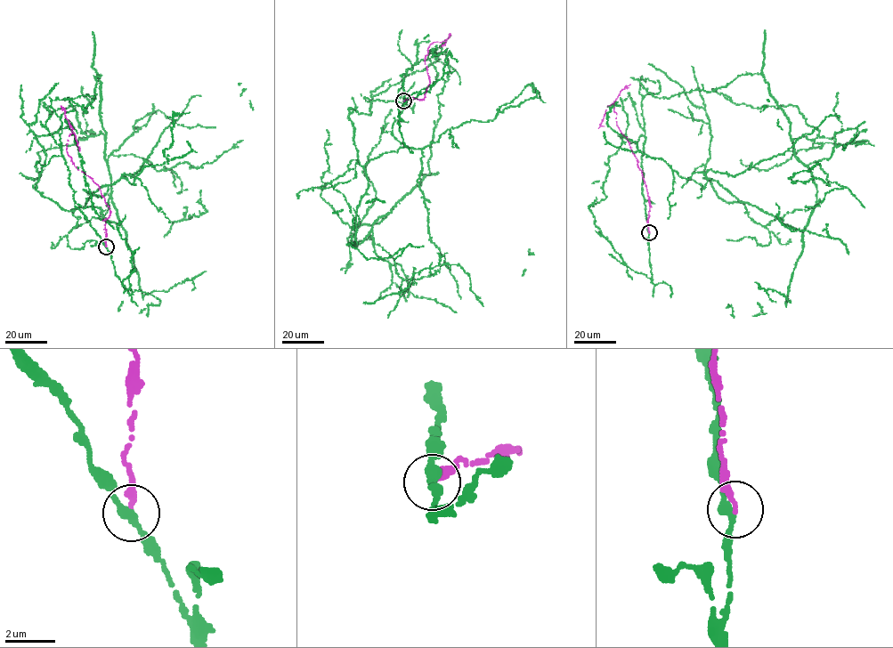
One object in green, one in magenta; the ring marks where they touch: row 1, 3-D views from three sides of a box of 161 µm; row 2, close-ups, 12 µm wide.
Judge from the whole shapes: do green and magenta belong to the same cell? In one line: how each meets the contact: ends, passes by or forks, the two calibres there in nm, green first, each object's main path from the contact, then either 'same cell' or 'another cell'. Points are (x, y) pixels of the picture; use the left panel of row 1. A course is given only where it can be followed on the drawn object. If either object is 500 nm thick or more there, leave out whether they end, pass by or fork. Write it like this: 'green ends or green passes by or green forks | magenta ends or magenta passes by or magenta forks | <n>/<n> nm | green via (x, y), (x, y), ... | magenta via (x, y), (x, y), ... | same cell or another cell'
green passes by | magenta ends | 320/240 nm | green via (105, 247), (75, 205), (52, 101), (86, 112), (101, 76), (117, 224), (85, 205), (142, 167), (201, 96) | magenta via (105, 247), (104, 224), (110, 210), (99, 186), (77, 169), (67, 154), (70, 125), (79, 149) | another cell

